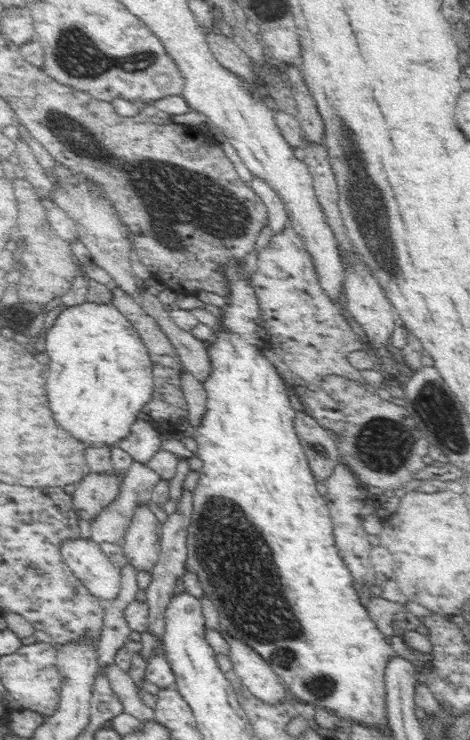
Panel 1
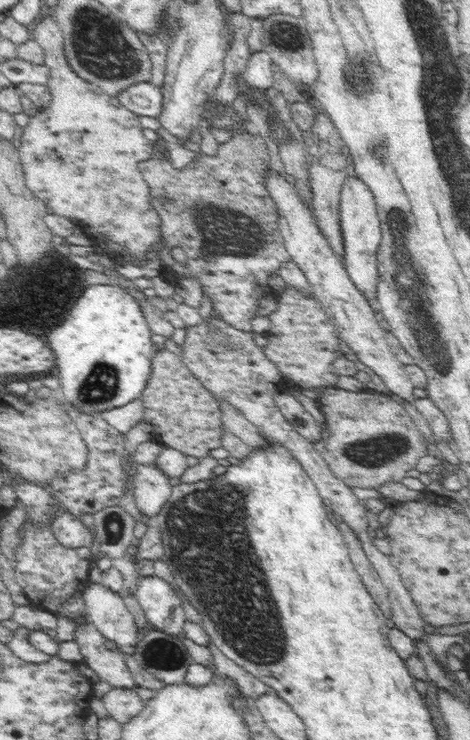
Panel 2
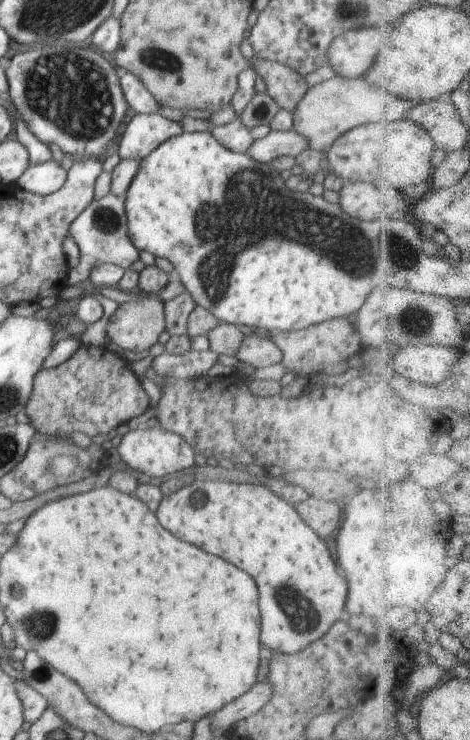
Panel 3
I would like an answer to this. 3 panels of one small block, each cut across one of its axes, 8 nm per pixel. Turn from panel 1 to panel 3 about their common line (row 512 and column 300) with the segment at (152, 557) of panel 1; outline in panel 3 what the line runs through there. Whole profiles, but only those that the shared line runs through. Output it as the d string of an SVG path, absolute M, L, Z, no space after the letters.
M293 128L287 131L270 131L266 136L252 143L248 154L261 163L269 163L278 156L298 156L313 142Z

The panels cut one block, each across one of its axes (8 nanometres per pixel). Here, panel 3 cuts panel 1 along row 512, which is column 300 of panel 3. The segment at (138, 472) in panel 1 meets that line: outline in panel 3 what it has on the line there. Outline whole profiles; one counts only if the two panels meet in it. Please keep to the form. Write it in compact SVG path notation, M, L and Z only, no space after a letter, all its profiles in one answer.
M335 76L307 88L297 107L292 110L293 129L311 140L318 150L328 151L331 144L350 129L366 123L381 124L386 120L406 118L412 109L423 102L420 99L402 101L393 92L374 88L374 84L366 78L342 80Z

